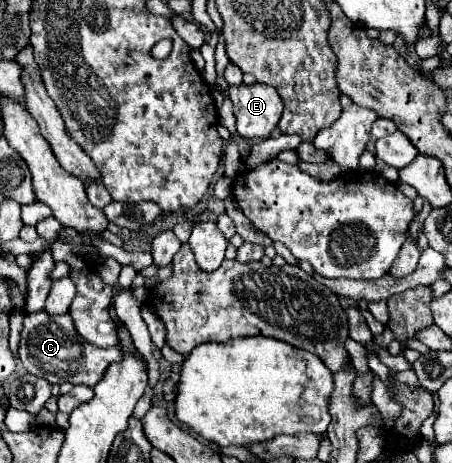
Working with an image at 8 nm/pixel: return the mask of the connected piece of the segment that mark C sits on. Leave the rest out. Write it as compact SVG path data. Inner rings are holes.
M45 311L39 313L29 313L25 315L23 331L21 331L21 345L19 345L19 359L23 361L25 369L35 375L43 377L49 383L73 383L73 385L87 385L95 387L109 365L119 363L123 359L121 347L109 347L109 349L99 349L89 345L75 329L71 315L59 315L51 317Z

